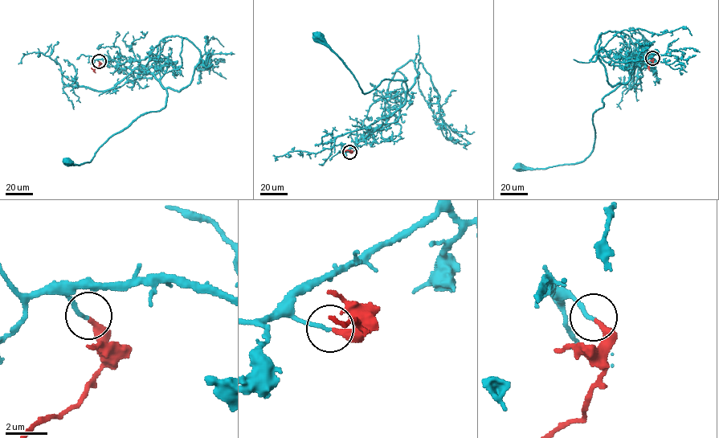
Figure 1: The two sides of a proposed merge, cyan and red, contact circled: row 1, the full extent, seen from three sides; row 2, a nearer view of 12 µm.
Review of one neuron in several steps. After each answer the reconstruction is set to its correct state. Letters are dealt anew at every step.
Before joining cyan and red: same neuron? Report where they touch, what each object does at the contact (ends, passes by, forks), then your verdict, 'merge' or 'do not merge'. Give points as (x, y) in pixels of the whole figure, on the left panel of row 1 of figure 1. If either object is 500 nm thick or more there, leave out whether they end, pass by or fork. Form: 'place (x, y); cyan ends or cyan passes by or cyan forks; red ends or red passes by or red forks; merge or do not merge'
place (99, 61); cyan ends; red ends; merge

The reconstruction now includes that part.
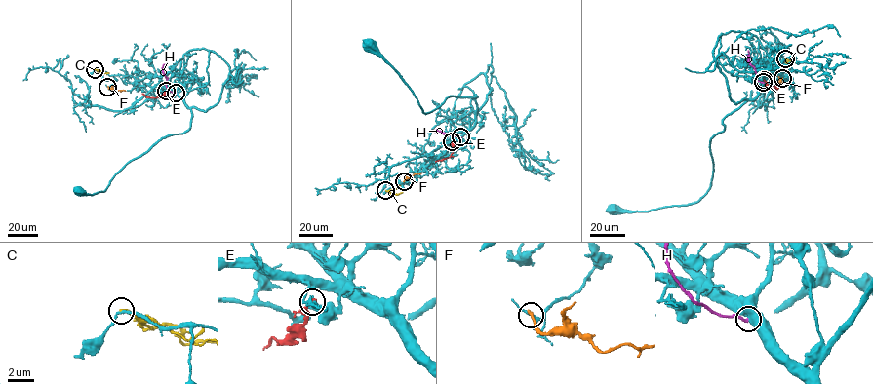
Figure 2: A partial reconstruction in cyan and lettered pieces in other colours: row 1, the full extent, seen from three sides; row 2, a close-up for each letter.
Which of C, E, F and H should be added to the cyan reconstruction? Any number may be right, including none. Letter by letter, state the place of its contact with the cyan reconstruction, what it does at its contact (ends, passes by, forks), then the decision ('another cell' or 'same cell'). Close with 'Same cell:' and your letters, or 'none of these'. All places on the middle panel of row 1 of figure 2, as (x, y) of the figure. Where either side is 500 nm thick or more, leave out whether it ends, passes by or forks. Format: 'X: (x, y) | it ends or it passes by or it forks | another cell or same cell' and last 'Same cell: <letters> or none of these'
C: (385, 190) | it ends | another cell
E: (452, 141) | it ends | another cell
F: (404, 181) | it ends | another cell
H: (460, 136) | another cell
Same cell: none of these

